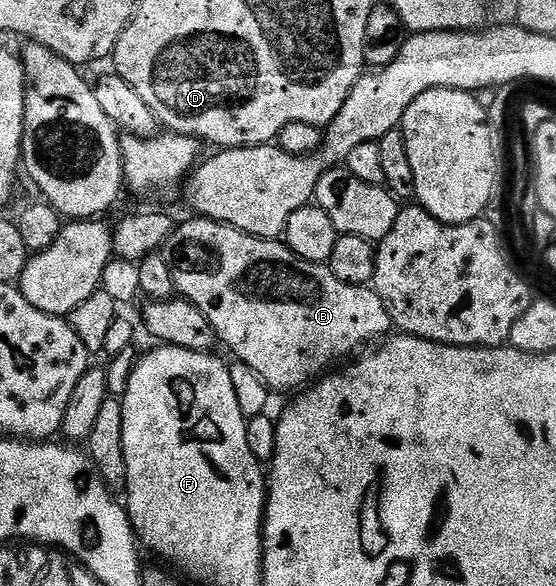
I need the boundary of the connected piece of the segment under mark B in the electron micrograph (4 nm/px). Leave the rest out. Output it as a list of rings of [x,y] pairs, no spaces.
[[[191,219],[195,220],[187,220],[184,224],[182,221],[175,227],[173,234],[163,243],[161,249],[161,255],[169,262],[169,270],[173,270],[176,293],[182,299],[188,300],[193,306],[197,306],[197,310],[201,310],[201,314],[205,314],[205,318],[209,318],[209,326],[213,326],[218,343],[220,345],[224,344],[235,355],[234,359],[238,363],[249,366],[249,370],[257,373],[272,393],[291,391],[291,393],[294,393],[296,390],[310,385],[312,381],[322,377],[332,367],[330,364],[334,360],[339,360],[342,356],[349,355],[350,352],[356,351],[355,353],[358,353],[360,351],[358,348],[362,344],[367,344],[370,340],[375,339],[375,341],[378,341],[392,331],[393,325],[389,314],[385,310],[385,302],[381,302],[381,298],[377,298],[374,287],[353,286],[349,282],[341,282],[341,278],[333,275],[327,264],[314,264],[308,260],[302,260],[300,256],[291,252],[286,243],[280,242],[278,239],[262,240],[259,236],[250,236],[248,232],[242,232],[228,224],[222,224],[219,220]]]

